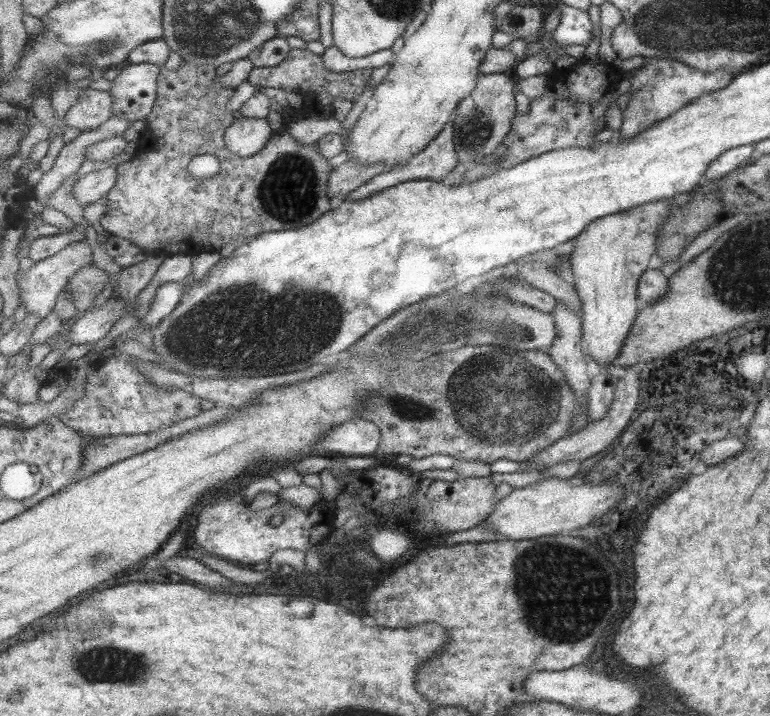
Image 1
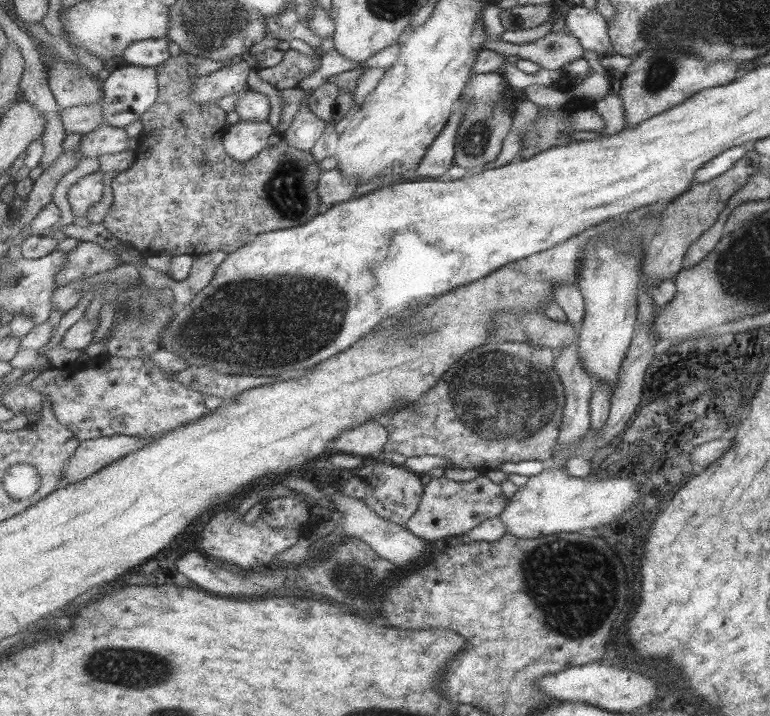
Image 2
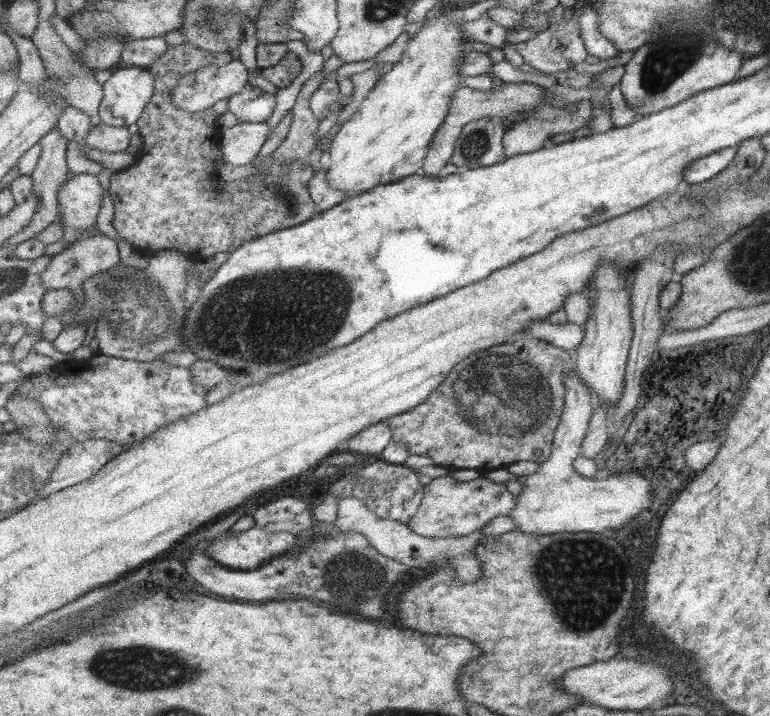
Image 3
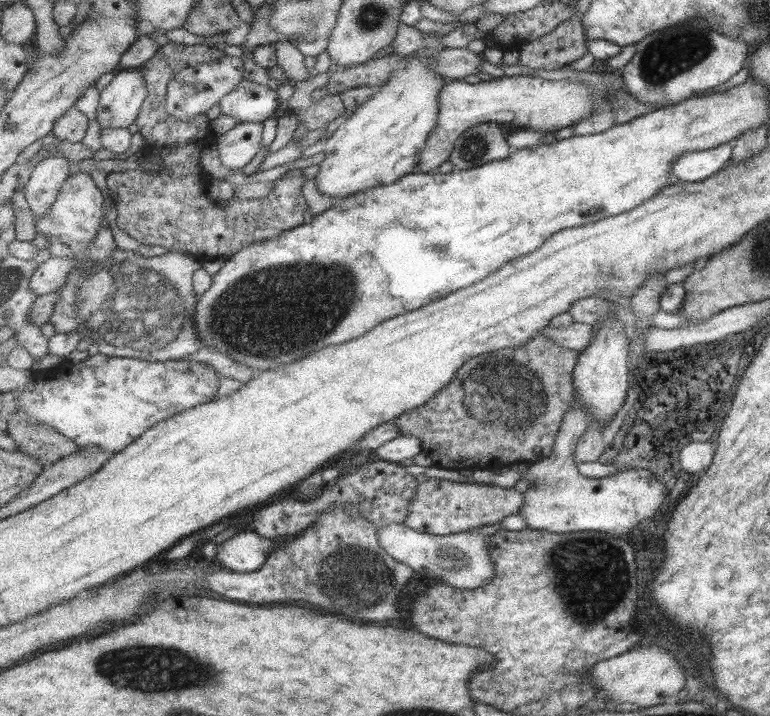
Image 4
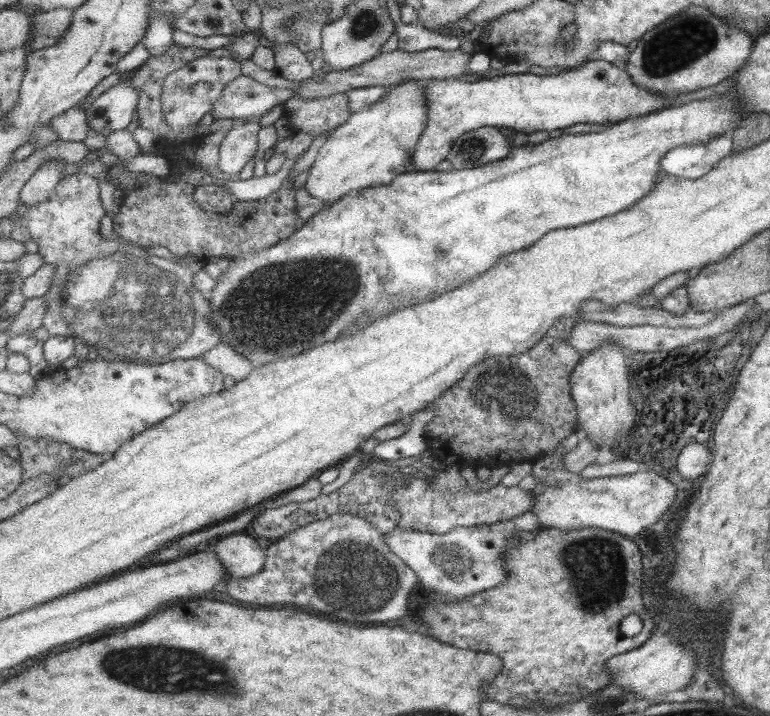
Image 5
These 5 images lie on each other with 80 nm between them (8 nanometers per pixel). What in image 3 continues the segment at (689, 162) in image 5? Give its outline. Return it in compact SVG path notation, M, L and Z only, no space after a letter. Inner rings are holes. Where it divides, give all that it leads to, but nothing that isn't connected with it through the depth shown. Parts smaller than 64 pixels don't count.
M737 146L718 150L709 154L709 156L701 158L688 166L684 170L685 185L697 184L713 179L716 174L719 174L727 165L731 163Z

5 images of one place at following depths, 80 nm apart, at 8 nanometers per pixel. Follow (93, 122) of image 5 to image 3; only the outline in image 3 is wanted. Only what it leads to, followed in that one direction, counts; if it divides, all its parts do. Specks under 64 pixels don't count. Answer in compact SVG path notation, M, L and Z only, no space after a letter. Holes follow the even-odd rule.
M114 69L111 78L104 83L102 122L117 127L137 124L153 95L155 75L149 69Z

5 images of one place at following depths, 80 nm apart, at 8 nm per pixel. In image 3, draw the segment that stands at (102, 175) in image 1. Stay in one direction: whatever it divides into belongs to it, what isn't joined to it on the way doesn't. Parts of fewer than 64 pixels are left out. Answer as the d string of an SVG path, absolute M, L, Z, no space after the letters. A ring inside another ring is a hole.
M81 174L63 185L58 197L60 217L63 217L63 237L59 241L63 241L69 248L79 238L90 236L103 206L105 190L97 175Z

